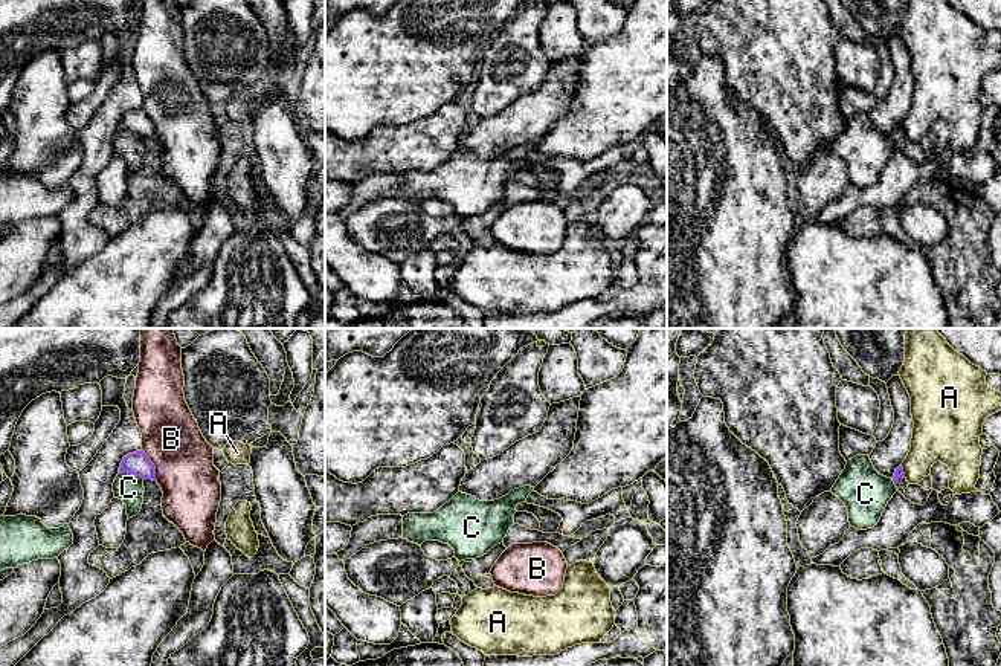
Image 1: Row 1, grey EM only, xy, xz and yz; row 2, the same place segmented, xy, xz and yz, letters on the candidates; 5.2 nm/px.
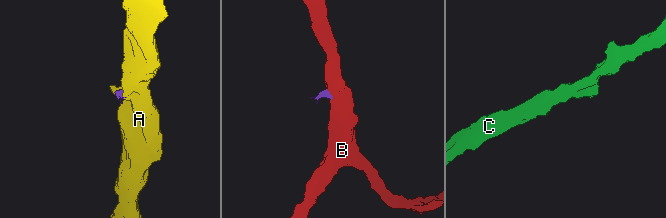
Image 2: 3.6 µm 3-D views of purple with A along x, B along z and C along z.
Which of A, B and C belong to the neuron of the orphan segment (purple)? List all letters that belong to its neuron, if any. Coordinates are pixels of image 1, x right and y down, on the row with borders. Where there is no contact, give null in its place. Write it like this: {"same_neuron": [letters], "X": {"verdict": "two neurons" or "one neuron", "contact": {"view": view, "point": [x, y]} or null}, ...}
{"same_neuron": [], "A": {"verdict": "two neurons", "contact": {"view": "yz", "point": [902, 472]}}, "B": {"verdict": "two neurons", "contact": {"view": "xy", "point": [153, 465]}}, "C": {"verdict": "two neurons", "contact": {"view": "xy", "point": [131, 472]}}}

